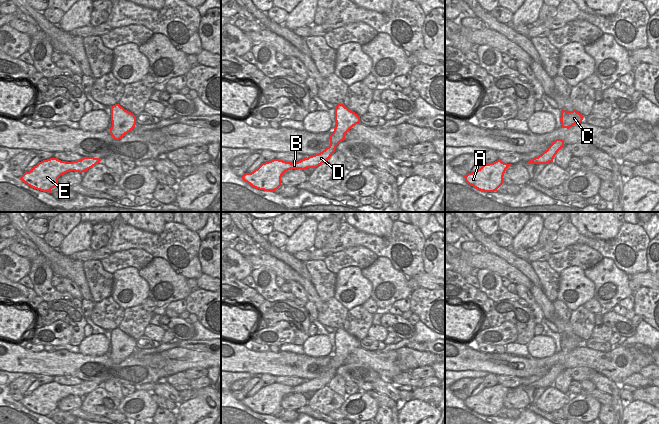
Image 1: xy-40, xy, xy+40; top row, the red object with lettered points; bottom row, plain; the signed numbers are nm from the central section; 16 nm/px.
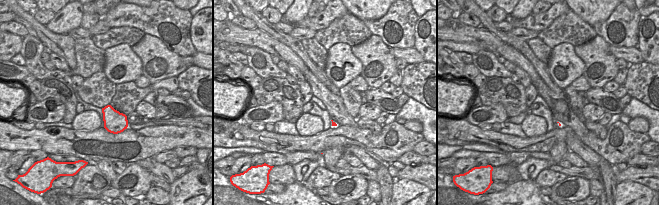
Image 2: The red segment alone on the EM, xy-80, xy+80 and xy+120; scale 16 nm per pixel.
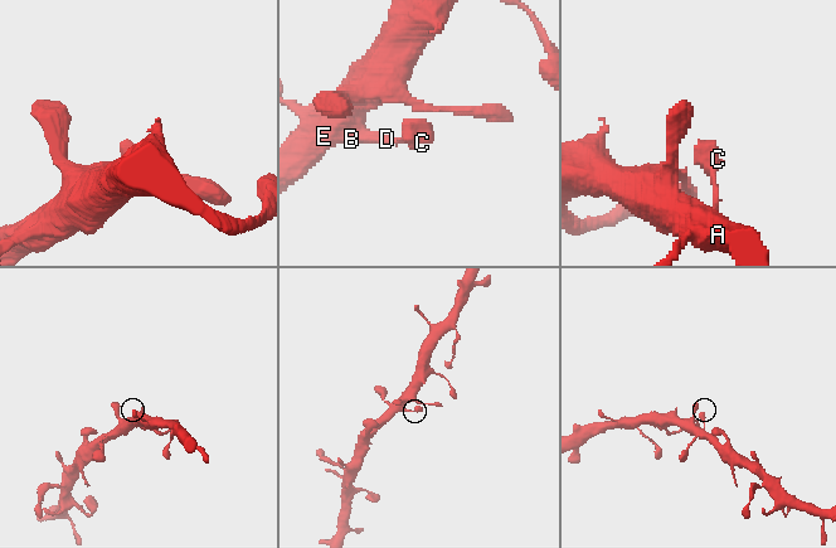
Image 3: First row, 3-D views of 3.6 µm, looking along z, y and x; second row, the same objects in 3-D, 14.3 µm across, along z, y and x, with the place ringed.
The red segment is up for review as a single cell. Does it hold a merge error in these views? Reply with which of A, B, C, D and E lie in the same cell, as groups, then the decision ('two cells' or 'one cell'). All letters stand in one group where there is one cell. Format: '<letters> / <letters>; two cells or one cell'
A B C D E; one cell

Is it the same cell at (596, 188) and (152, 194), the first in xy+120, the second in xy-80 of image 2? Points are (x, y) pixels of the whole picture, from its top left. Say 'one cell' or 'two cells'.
one cell

